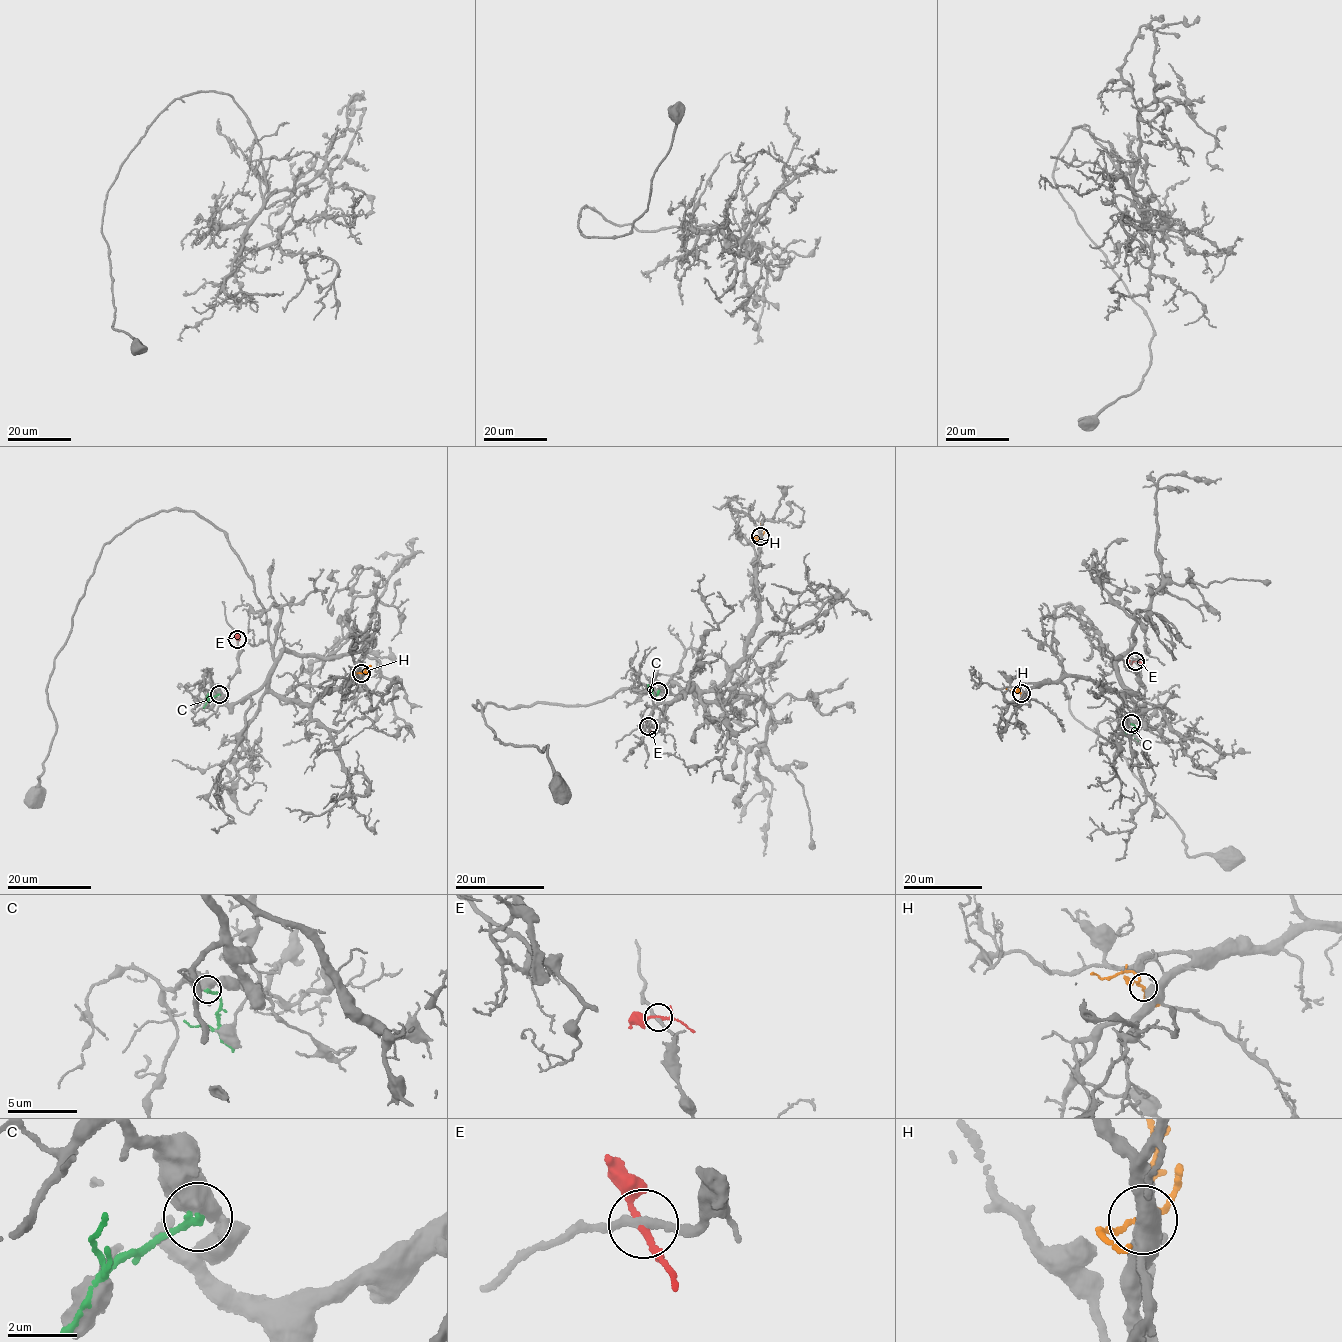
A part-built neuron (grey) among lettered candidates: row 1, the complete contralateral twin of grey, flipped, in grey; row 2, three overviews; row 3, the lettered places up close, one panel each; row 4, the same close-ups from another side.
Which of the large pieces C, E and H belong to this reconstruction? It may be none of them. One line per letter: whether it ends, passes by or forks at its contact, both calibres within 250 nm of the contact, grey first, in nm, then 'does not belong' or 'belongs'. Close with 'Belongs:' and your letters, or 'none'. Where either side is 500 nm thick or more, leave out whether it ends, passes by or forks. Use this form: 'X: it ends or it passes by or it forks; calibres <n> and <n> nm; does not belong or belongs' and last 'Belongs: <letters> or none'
C: calibres 600 and 220 nm; does not belong
E: it forks; calibres 220 and 160 nm; does not belong
H: it forks; calibres 440 and 140 nm; belongs
Belongs: H

